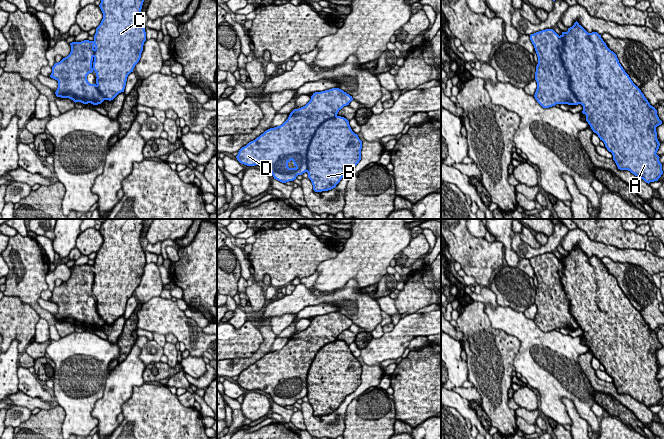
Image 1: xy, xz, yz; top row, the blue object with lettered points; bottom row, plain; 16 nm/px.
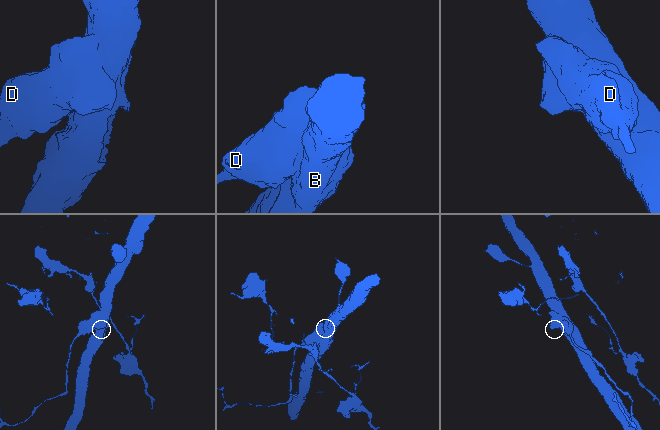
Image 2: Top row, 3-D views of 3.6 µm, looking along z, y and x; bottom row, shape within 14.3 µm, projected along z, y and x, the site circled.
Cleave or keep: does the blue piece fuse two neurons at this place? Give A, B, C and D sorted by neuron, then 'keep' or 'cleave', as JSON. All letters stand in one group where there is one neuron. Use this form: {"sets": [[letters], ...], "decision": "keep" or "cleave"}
{"sets": [["A", "B", "C"], ["D"]], "decision": "cleave"}

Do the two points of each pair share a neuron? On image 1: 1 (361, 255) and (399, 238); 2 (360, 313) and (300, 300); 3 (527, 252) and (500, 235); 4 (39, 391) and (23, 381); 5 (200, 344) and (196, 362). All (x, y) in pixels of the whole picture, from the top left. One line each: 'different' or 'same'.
1: same
2: same
3: different
4: same
5: different

